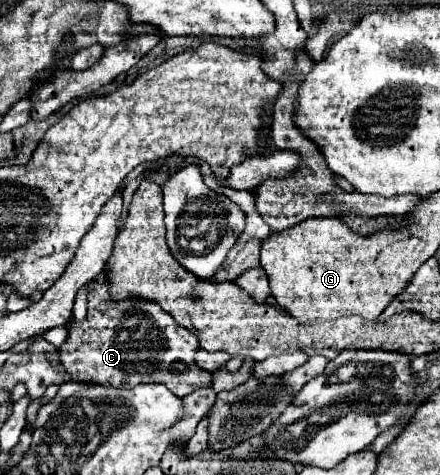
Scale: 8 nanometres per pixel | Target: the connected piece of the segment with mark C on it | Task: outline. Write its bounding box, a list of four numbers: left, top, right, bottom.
[60,283,212,397]

